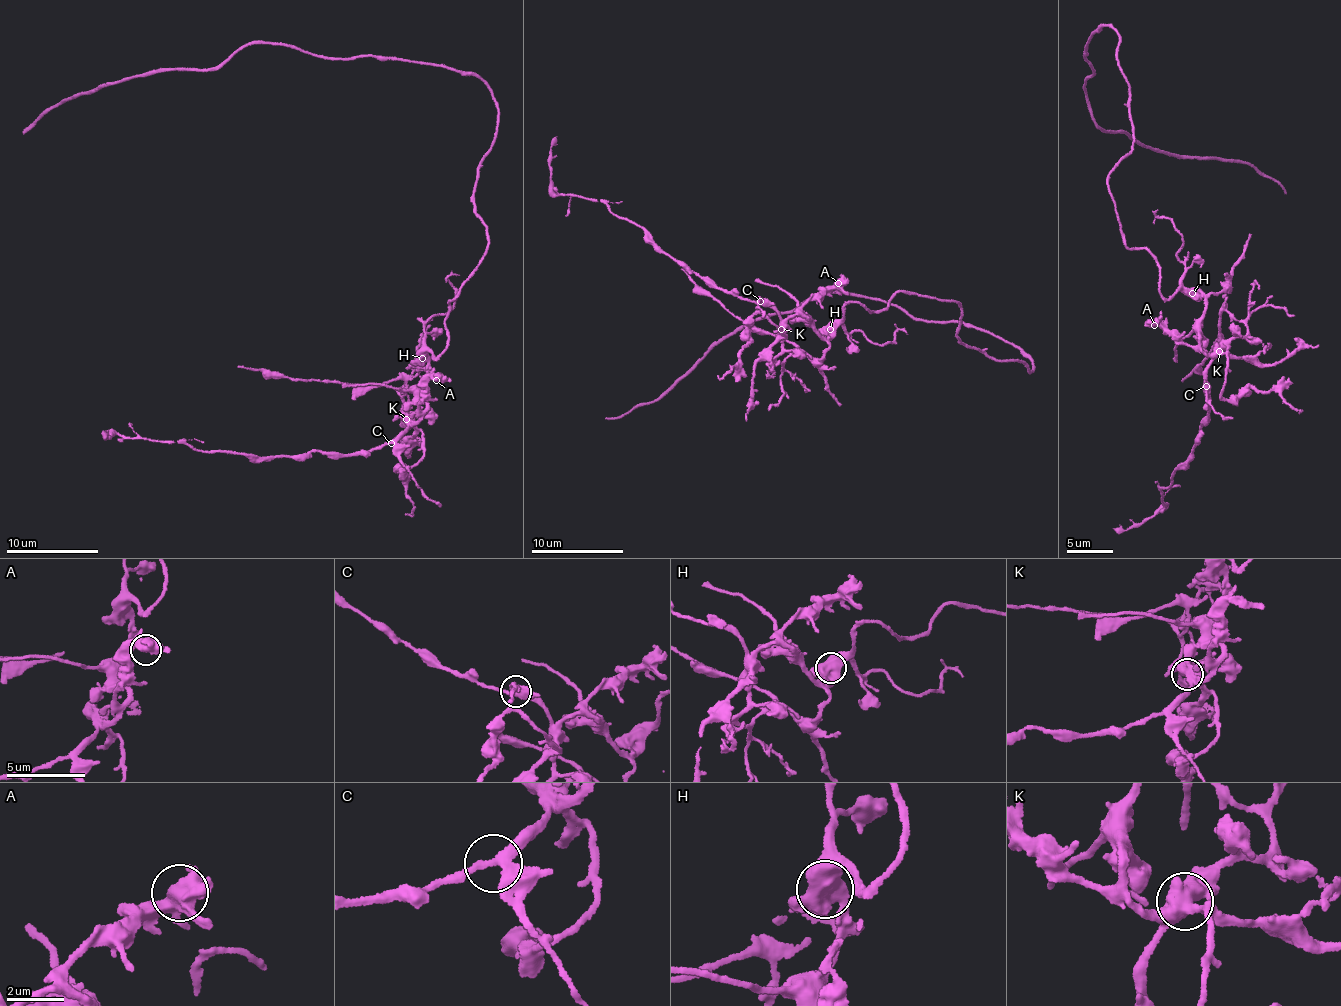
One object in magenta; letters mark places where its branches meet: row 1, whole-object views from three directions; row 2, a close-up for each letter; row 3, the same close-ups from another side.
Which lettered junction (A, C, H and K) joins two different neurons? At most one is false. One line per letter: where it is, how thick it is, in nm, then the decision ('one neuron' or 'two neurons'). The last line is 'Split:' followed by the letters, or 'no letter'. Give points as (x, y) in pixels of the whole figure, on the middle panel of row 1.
A: at (838, 283); 550 nm thick; one neuron
C: at (760, 301); 320 nm thick; one neuron
H: at (830, 329); 550 nm thick; one neuron
K: at (781, 329); 550 nm thick; one neuron
Split: no letter

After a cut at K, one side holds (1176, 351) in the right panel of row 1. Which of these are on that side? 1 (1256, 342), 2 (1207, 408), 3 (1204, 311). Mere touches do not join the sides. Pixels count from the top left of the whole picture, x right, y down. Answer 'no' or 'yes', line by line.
1: no
2: no
3: yes

